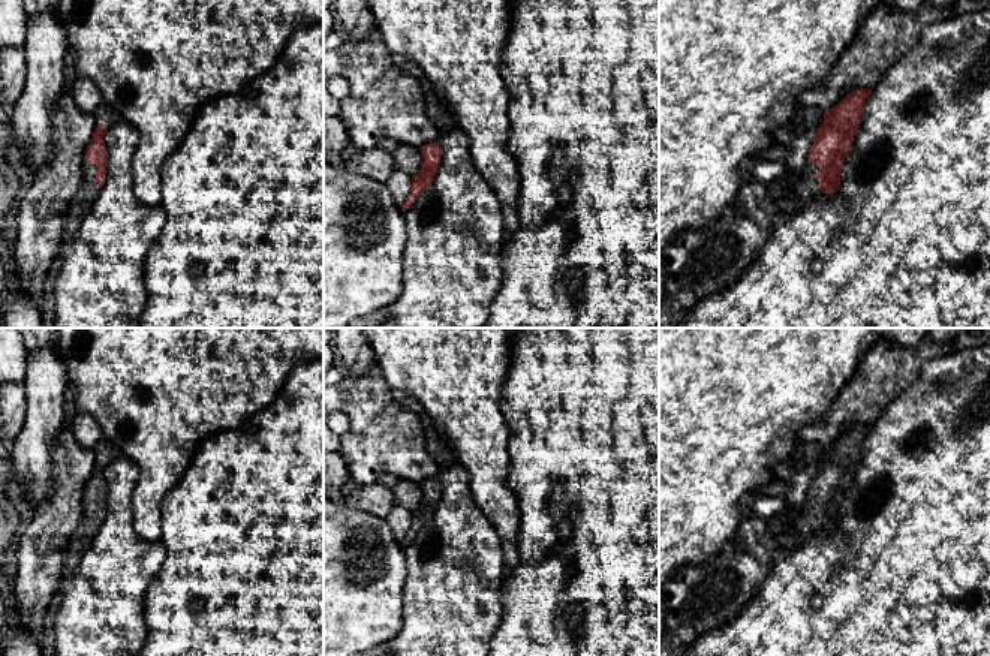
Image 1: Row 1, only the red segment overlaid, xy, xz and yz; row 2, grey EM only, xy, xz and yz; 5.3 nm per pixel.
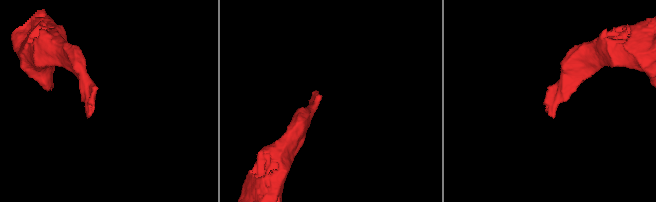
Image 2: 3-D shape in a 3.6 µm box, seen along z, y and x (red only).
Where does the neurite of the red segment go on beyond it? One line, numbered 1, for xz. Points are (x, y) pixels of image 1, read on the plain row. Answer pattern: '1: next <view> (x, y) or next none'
1: next none

